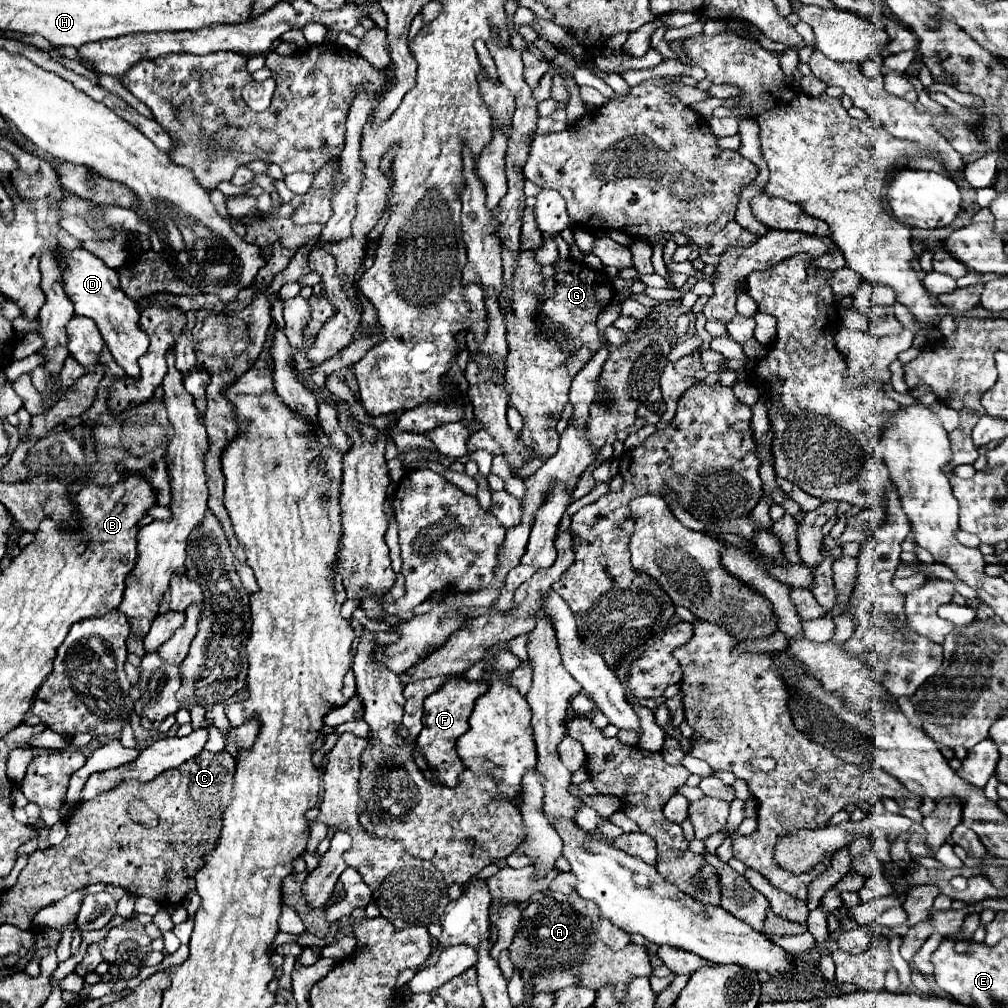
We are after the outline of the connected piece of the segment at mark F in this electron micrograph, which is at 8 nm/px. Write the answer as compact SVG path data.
M450 679L444 689L438 689L424 701L424 729L416 739L414 759L420 771L426 775L426 779L432 779L432 771L436 775L438 783L444 783L448 787L458 785L460 773L466 769L456 753L456 739L468 731L468 717L474 709L476 697L484 695L488 689L488 683L482 681L466 681L466 679Z

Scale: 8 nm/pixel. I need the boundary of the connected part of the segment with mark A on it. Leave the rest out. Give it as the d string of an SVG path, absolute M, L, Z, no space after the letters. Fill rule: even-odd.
M552 897L532 901L522 911L520 929L510 945L510 957L522 969L524 983L536 981L536 993L558 991L572 985L582 985L598 991L604 985L614 985L617 996L624 996L625 986L632 977L652 977L650 955L642 945L628 945L622 951L612 951L596 937L588 917L578 915L566 901L558 903Z

